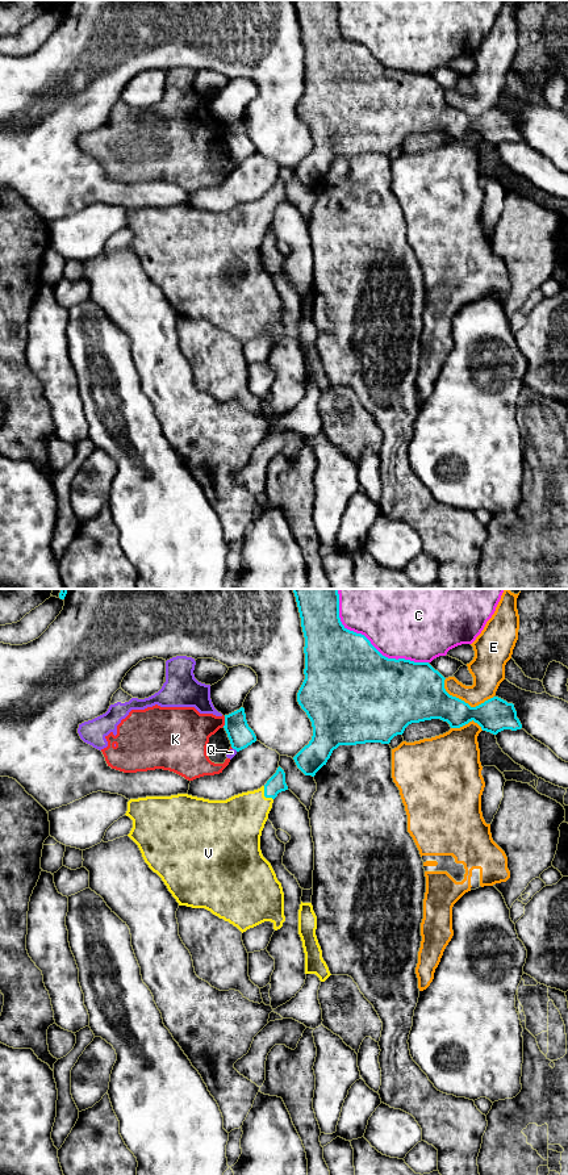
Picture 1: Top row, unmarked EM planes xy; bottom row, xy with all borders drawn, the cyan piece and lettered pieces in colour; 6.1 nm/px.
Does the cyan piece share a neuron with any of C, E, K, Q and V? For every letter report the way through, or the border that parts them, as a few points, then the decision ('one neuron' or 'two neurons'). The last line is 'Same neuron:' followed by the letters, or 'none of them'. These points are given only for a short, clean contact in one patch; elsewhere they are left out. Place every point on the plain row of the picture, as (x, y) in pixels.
C: two neurons
E: two neurons
K: border along xy (225, 128), (222, 137); two neurons
Q: two neurons
V: runs through xy (276, 195), (264, 207), (236, 235); one neuron
Same neuron: V

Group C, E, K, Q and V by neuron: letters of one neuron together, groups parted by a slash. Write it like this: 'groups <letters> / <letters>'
groups C / E / K Q / V

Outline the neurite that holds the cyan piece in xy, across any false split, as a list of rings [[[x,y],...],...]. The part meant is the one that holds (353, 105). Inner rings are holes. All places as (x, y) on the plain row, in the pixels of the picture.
[[[293,0],[305,49],[305,91],[297,113],[313,138],[312,151],[293,168],[305,187],[314,188],[339,156],[389,155],[412,134],[440,130],[460,139],[473,131],[493,146],[522,139],[513,114],[493,108],[471,118],[446,103],[446,89],[429,74],[388,70],[364,46],[347,41],[339,29],[338,1]]]

